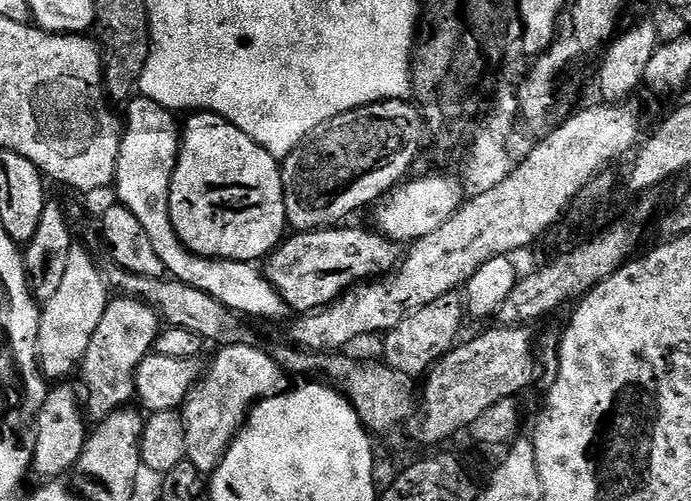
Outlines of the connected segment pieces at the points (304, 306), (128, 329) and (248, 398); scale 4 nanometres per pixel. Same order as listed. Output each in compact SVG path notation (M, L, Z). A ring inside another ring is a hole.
M348 226L319 228L317 232L296 232L289 235L280 247L267 257L267 278L274 290L282 294L293 313L316 312L319 308L334 303L357 284L378 280L396 271L402 259L399 243L376 230L367 232L364 228L344 227Z
M123 294L109 299L106 314L102 314L98 327L94 329L94 338L90 338L90 346L86 346L86 354L78 369L78 377L80 376L81 382L84 383L82 407L89 421L102 421L119 408L129 407L133 403L136 394L136 371L146 357L153 355L161 327L160 315L141 300L133 300Z
M230 344L219 349L220 352L207 365L200 381L192 387L192 392L182 405L182 415L186 426L186 454L187 463L192 464L199 472L211 474L222 462L228 452L233 438L244 426L248 413L253 407L265 400L267 396L274 396L285 387L286 373L280 369L278 362L274 362L271 351L260 349L253 344Z

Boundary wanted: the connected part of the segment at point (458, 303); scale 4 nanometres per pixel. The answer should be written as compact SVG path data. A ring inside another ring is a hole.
M447 292L442 298L430 302L430 306L422 306L422 310L410 314L401 324L383 333L383 363L407 376L423 377L447 352L457 347L456 335L464 320L466 321L466 309L461 297L456 292Z

